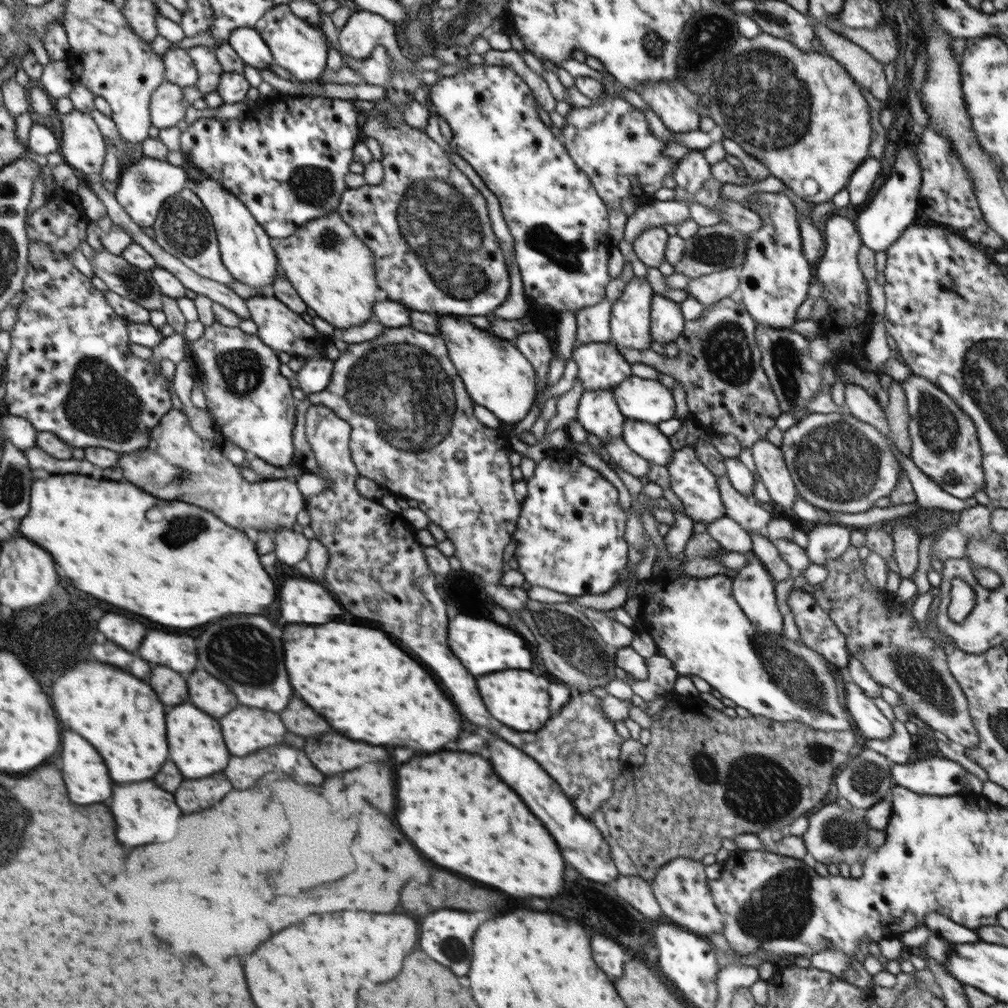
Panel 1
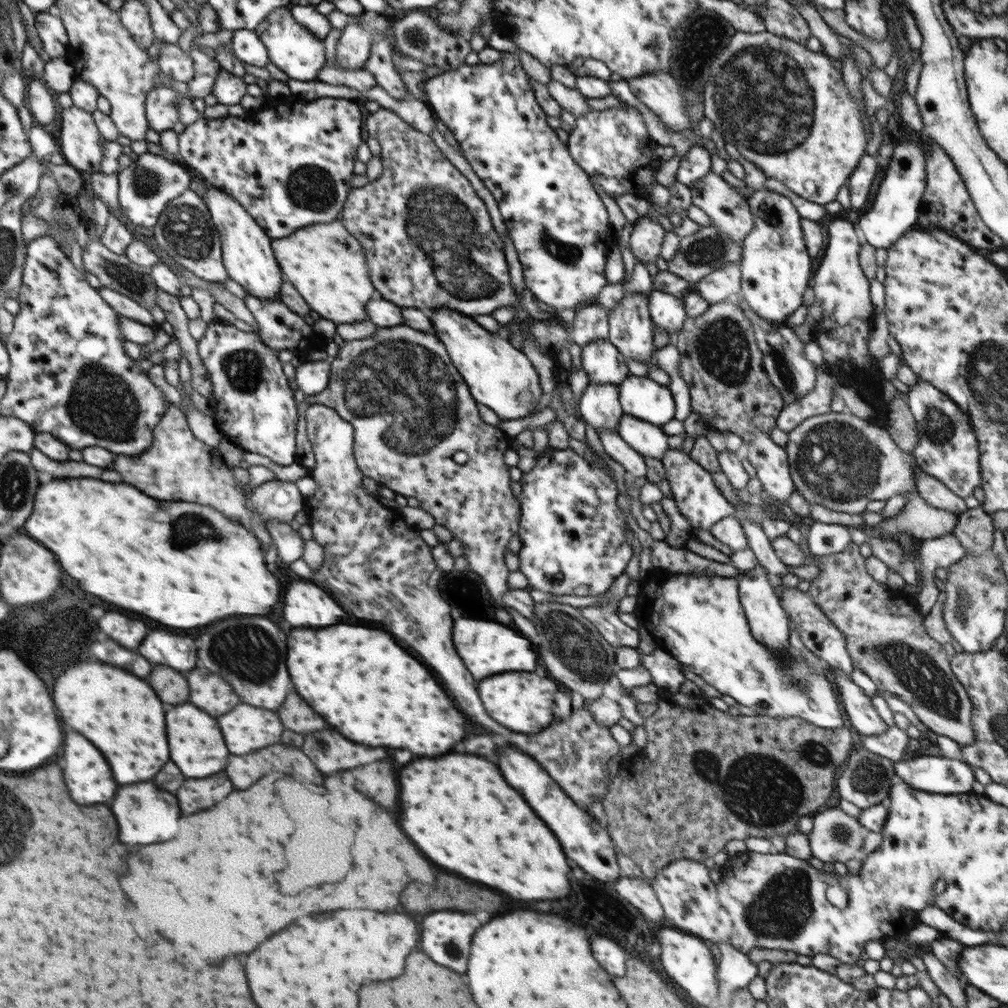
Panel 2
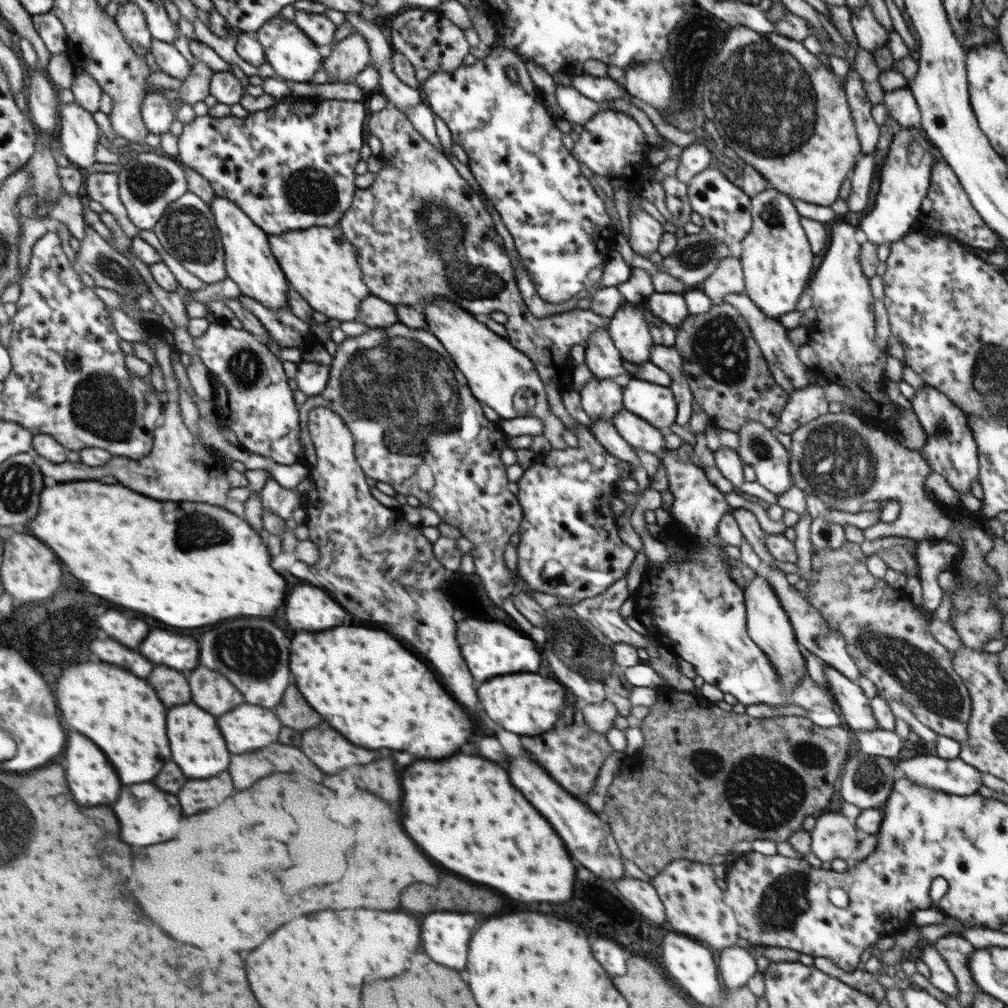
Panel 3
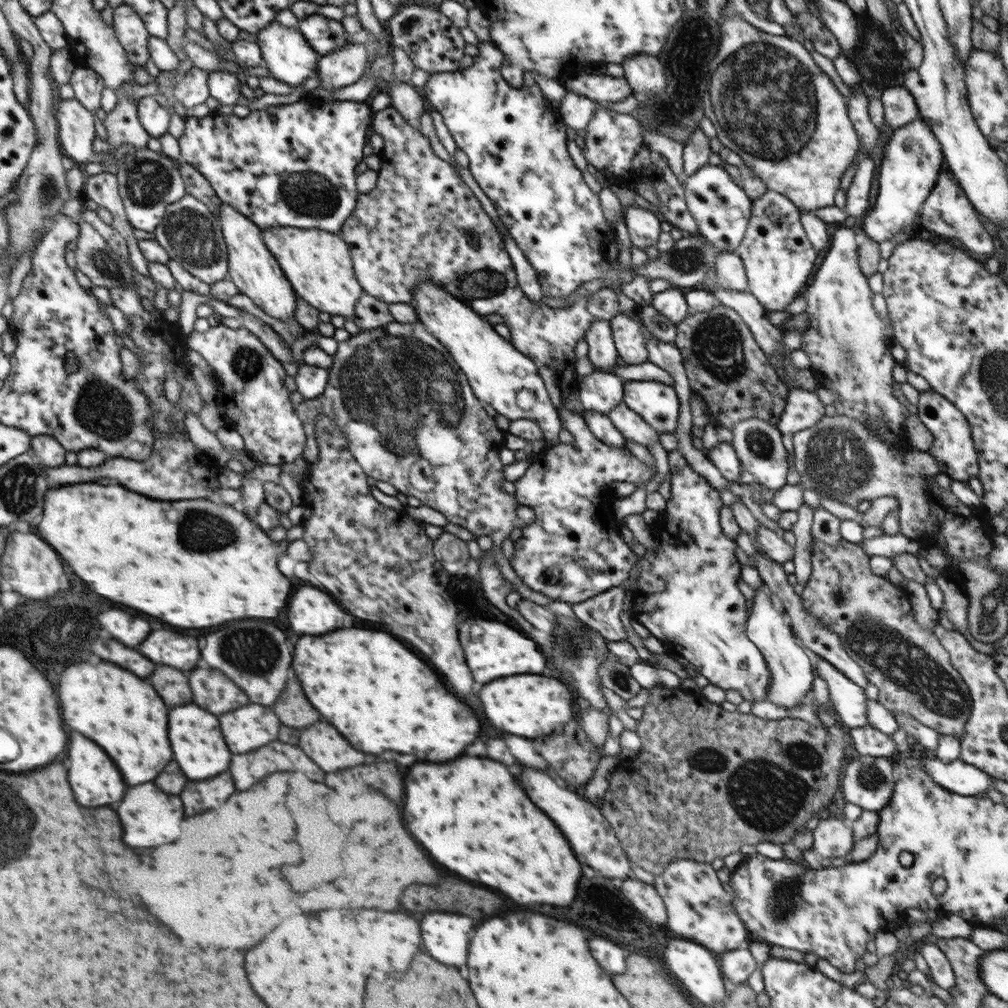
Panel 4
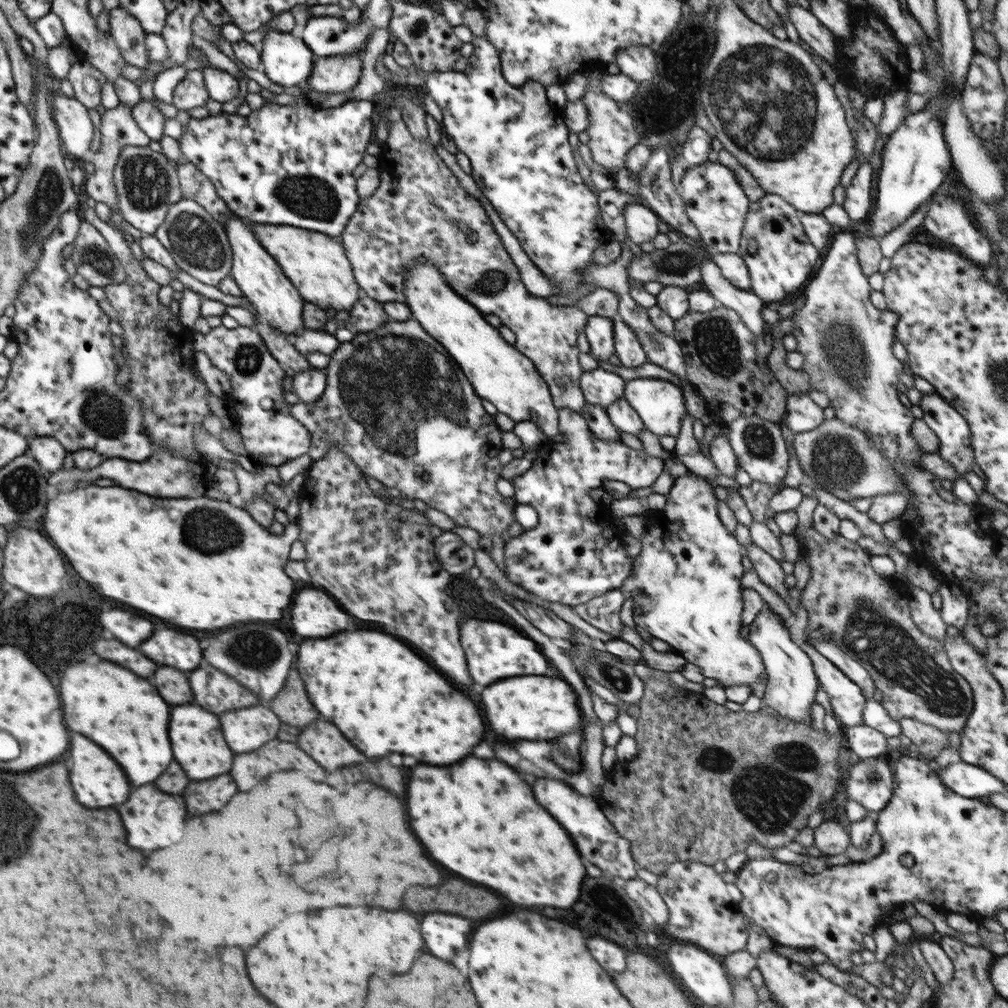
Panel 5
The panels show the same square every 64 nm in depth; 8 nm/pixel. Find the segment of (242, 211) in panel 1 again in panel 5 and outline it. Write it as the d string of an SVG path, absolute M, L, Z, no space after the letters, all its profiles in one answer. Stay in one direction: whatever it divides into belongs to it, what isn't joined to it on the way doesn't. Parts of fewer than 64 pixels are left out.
M231 216L224 224L227 239L233 250L233 267L231 275L241 288L243 296L256 309L257 315L284 335L298 335L304 332L303 308L305 300L298 289L284 274L281 266L268 254L267 249L255 237L254 231L247 225L246 219Z

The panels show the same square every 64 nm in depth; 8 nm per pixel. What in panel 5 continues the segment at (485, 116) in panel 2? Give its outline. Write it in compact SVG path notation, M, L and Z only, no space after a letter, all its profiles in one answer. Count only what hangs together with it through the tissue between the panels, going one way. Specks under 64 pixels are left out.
M475 36L471 40L474 51L468 58L466 68L462 71L447 70L446 72L429 72L425 76L426 88L436 104L443 112L442 128L448 136L454 141L458 151L463 152L471 162L472 172L471 177L474 182L480 187L480 190L485 194L485 197L494 205L494 208L499 212L500 218L504 224L513 232L513 235L519 240L524 252L532 259L532 262L557 286L557 294L560 292L568 292L568 290L580 286L583 282L581 272L583 268L593 261L592 253L601 244L606 244L609 240L614 240L615 235L604 225L602 221L602 213L599 207L599 200L596 193L593 193L588 184L582 180L582 176L578 173L576 161L572 155L572 147L570 147L568 137L568 127L563 121L562 109L554 106L546 97L545 86L542 86L535 80L528 80L522 86L511 85L502 74L499 52L496 47L488 42L488 39Z

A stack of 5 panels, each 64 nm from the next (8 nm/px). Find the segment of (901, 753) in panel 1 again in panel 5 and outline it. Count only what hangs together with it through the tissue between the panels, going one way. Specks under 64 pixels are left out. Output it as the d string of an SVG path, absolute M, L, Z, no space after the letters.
M864 723L848 726L845 736L850 744L850 750L862 758L886 758L890 748L887 736Z

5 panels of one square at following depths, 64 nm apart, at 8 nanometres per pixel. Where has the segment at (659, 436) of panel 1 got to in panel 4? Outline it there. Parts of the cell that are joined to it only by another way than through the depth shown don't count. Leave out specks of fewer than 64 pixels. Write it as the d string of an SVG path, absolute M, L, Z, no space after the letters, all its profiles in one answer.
M624 402L614 406L610 410L608 418L614 423L614 426L624 435L625 439L633 440L642 446L650 446L659 442L660 433L656 432L649 424L634 412L630 410Z

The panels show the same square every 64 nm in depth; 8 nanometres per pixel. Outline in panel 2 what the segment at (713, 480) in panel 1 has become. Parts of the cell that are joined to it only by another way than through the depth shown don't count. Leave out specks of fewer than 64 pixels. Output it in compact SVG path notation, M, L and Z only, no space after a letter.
M668 449L662 457L666 477L680 514L690 523L691 530L702 528L711 530L725 516L734 515L735 508L716 487L712 474L690 458L688 453L678 449Z

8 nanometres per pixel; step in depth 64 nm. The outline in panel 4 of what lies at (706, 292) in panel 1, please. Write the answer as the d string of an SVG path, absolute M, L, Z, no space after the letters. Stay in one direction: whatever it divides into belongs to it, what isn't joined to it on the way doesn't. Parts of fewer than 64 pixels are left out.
M733 251L720 253L715 260L717 285L721 289L748 291L746 271L739 255Z

